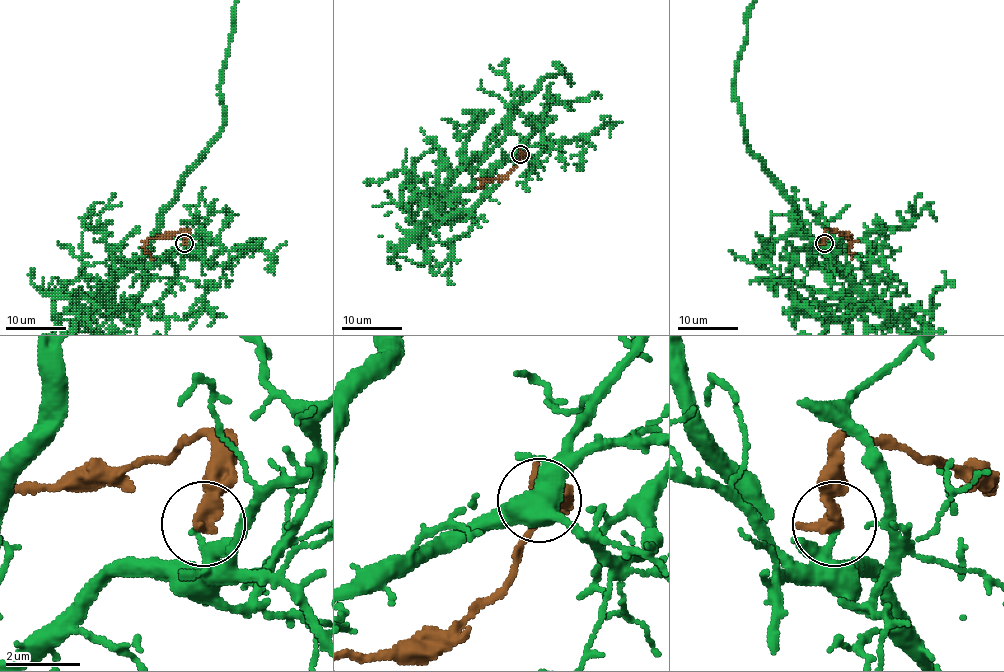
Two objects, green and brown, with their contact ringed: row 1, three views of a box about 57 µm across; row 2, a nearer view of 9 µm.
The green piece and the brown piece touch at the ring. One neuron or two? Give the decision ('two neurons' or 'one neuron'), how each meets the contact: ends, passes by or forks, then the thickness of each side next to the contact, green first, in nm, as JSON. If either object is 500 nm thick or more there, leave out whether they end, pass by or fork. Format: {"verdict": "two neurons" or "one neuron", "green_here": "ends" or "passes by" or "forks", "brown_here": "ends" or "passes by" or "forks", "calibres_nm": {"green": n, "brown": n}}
{"verdict": "two neurons", "green_here": "ends", "brown_here": "ends", "calibres_nm": {"green": 260, "brown": 440}}

